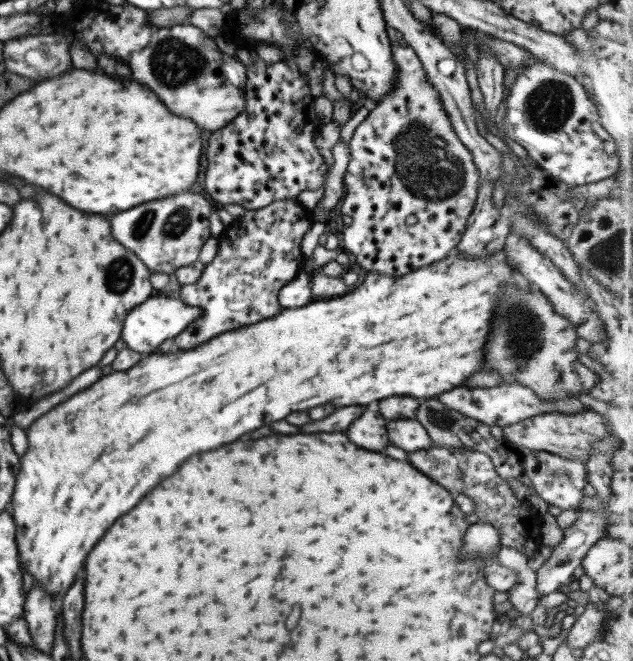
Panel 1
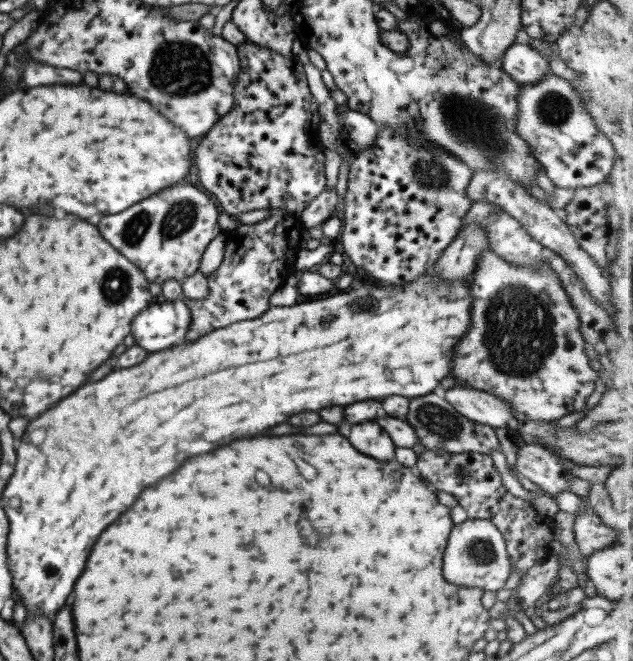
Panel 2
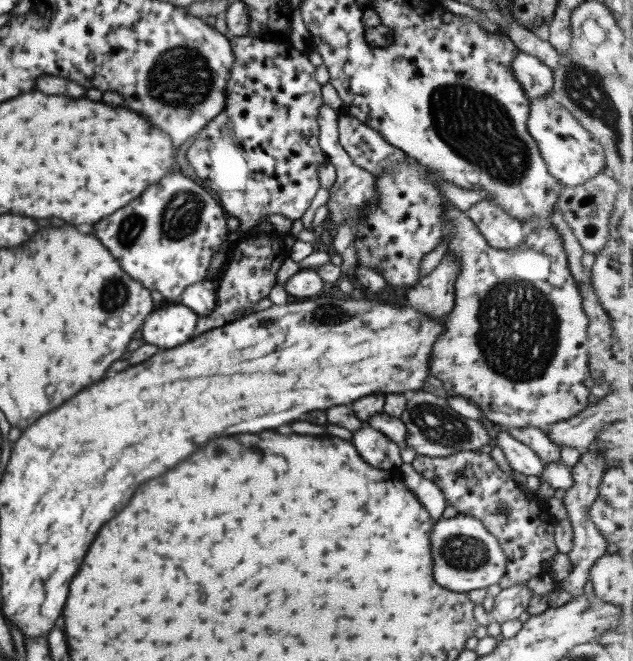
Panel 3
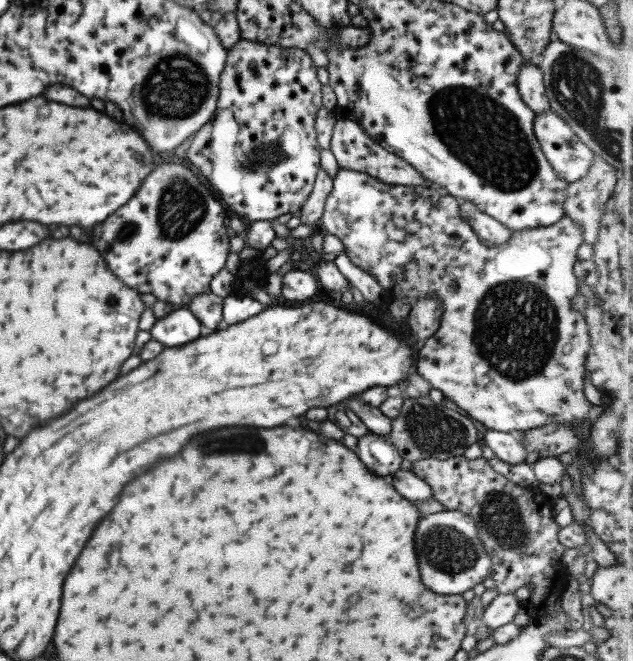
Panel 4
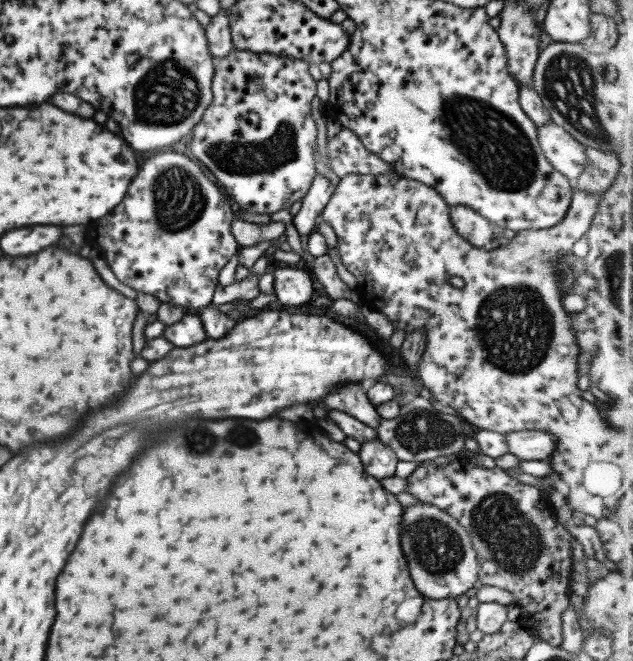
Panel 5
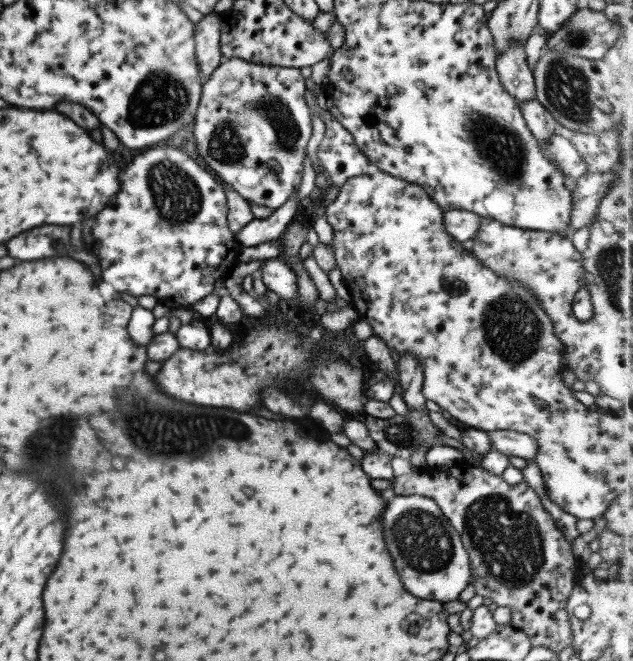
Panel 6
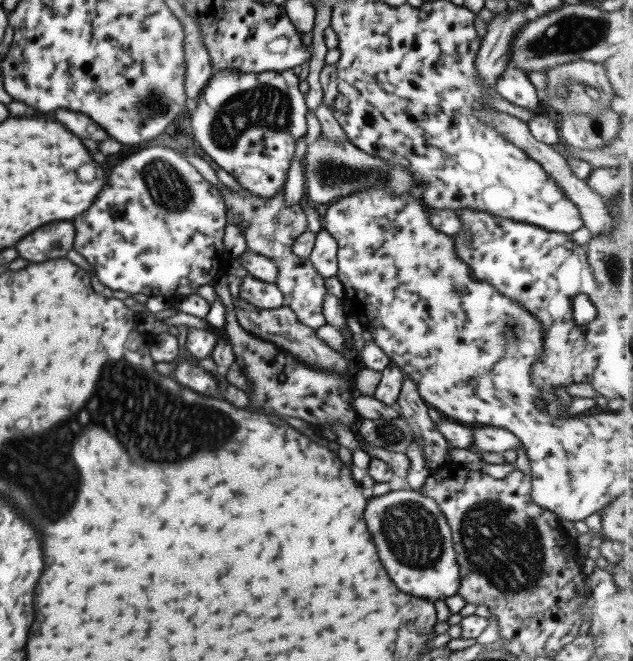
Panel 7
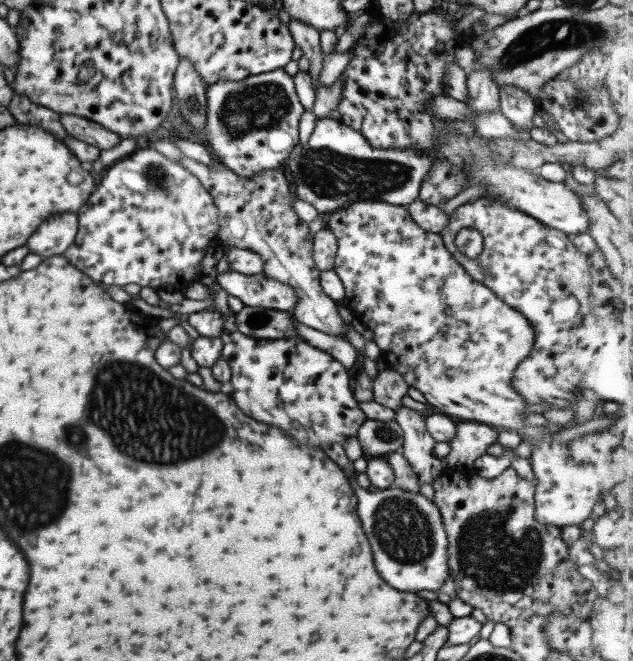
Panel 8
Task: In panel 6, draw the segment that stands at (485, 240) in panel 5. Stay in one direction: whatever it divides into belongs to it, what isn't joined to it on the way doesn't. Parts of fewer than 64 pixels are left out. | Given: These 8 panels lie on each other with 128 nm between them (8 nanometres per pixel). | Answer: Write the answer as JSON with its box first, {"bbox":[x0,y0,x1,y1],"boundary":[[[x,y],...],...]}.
{"bbox":[443,209,480,245],"boundary":[[[450,209],[444,212],[443,217],[446,232],[463,245],[470,244],[480,233],[479,214],[464,209]]]}

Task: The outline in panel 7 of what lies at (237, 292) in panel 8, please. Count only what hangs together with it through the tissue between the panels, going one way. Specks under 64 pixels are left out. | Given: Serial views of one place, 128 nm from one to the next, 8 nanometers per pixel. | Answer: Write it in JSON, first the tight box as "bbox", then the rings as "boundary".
{"bbox":[239,275,284,309],"boundary":[[[250,275],[242,278],[239,298],[250,301],[257,307],[273,309],[284,304],[282,292],[272,282],[264,282]]]}

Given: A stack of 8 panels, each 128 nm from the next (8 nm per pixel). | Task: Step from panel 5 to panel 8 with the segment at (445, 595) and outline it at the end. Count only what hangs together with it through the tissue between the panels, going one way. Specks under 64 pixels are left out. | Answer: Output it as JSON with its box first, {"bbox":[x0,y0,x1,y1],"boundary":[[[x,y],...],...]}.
{"bbox":[350,474,450,592],"boundary":[[[357,474],[356,478],[351,478],[350,485],[358,500],[358,516],[370,540],[380,576],[392,588],[404,592],[442,590],[450,578],[449,540],[442,515],[433,502],[416,491],[390,488],[370,492],[359,486]]]}

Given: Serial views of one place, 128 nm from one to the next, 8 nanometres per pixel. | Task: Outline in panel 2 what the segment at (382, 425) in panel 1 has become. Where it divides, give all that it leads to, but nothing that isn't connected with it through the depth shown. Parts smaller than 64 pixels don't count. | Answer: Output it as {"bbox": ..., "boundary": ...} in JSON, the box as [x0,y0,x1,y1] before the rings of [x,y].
{"bbox":[348,422,396,460],"boundary":[[[364,422],[364,424],[352,426],[348,440],[352,442],[352,446],[356,446],[356,450],[372,458],[378,458],[378,460],[396,458],[395,444],[392,444],[392,440],[388,438],[386,430],[382,430],[382,426],[378,426],[376,422]]]}

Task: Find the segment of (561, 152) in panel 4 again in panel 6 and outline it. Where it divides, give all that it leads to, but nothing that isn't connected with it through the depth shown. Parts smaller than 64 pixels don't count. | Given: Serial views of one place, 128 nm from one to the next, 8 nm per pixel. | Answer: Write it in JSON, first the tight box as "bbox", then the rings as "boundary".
{"bbox":[545,134,588,179],"boundary":[[[554,134],[545,142],[548,152],[554,156],[554,162],[558,164],[559,169],[564,174],[579,179],[587,173],[588,163],[582,158],[570,139]]]}

